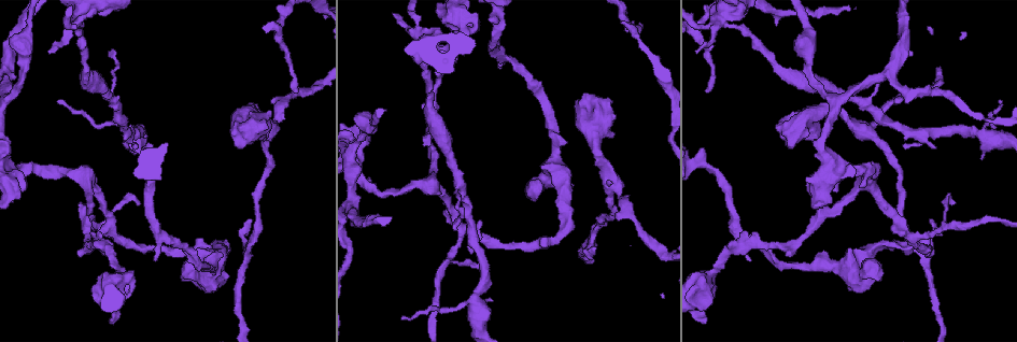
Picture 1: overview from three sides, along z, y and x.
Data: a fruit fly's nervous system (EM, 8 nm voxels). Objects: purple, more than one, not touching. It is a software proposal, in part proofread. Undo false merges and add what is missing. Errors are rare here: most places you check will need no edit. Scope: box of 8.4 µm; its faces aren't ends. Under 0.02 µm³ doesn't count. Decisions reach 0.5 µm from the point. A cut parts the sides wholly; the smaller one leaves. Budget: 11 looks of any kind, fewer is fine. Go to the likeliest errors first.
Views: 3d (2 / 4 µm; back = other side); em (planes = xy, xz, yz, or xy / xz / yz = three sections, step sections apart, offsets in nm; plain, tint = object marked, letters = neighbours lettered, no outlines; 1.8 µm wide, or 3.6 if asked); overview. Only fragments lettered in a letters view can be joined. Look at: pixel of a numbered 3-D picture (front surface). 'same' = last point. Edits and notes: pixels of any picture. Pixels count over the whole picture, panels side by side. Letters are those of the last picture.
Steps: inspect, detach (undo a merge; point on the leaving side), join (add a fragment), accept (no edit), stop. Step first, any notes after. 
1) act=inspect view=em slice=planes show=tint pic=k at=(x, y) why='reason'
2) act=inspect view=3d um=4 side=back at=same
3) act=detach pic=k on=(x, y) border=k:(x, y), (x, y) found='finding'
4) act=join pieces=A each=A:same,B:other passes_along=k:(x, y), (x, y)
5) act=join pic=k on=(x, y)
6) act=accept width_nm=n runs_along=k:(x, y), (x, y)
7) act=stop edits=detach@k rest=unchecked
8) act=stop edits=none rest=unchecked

act=inspect view=3d um=4 pic=1 at=(737, 28) why='four arms meet'

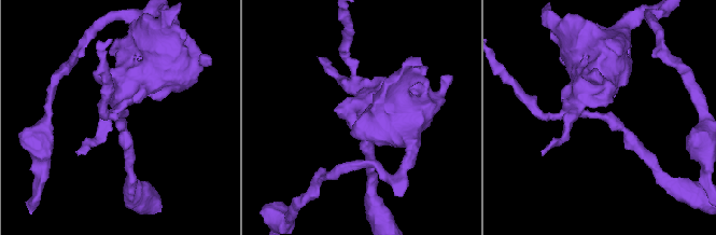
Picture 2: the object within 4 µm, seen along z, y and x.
act=inspect view=em slice=planes show=plain pic=2 at=(122, 117) arms=4 why='shape alone is not enough'

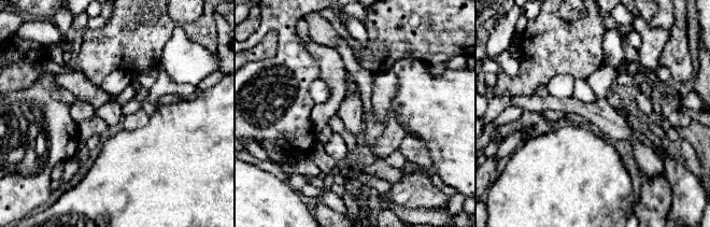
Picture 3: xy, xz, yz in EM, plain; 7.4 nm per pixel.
act=inspect view=em slice=planes show=letters at=same why='see the neighbours'

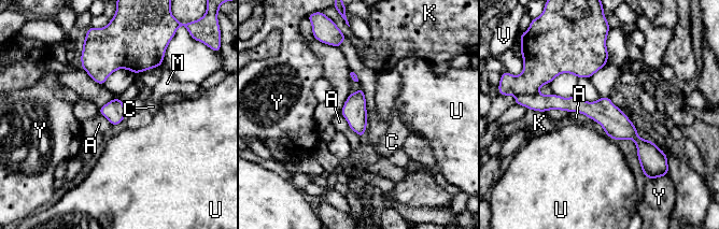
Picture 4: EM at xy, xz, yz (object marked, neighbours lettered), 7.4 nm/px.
act=detach pic=4 on=(539, 102) each=A:other,C:other,K:other,M:other,U:other,V:other,Y:other part_leaving=4:(535, 106), (603, 111), (652, 148) found='a second neuron is stuck on'

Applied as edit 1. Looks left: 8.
act=inspect view=em um=3.6 slice=planes show=tint pic=1 at=(604, 167) why='narrows sharply'

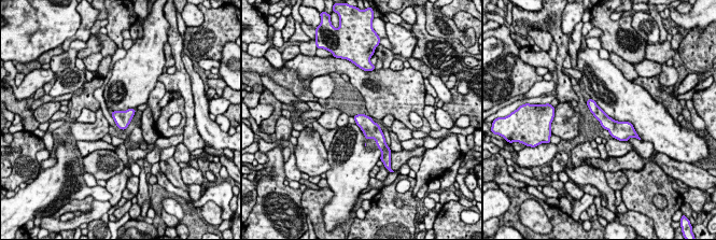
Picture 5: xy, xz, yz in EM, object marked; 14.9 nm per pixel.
act=inspect view=em um=3.6 slice=planes show=letters at=same

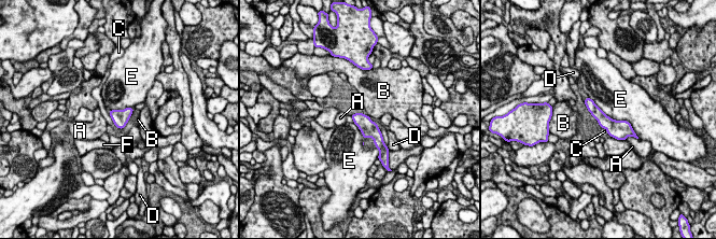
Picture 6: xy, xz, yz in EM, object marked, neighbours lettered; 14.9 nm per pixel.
act=accept width_nm=200 each=A:other,B:other,C:other,D:other,E:other,F:other found='one neuron here'

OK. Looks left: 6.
act=inspect view=3d um=4 pic=1 at=(459, 21) why='sudden change in width'

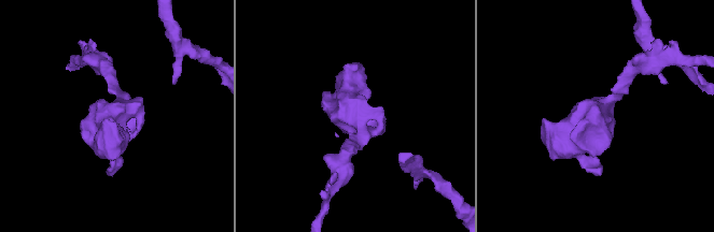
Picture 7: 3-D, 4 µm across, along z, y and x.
act=inspect view=em slice=xz step=4 show=plain pic=7 at=(593, 111) why='need the tissue'

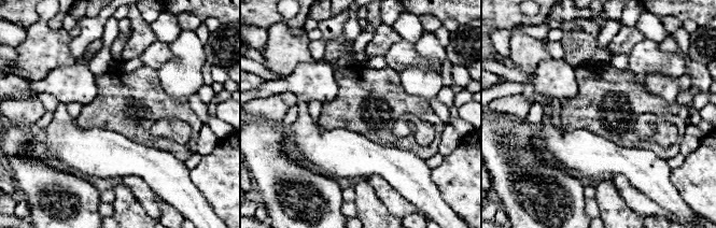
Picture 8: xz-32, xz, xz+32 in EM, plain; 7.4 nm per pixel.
act=inspect view=em slice=xz step=4 show=letters at=same

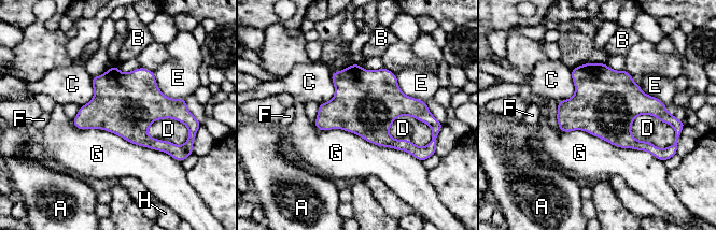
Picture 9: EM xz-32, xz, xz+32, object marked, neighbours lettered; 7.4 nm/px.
act=accept each=A:other,B:other,C:other,D:other,E:other,F:other,G:other,H:other border=9:(71, 120), (176, 160) found='one neuron here'

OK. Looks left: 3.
act=stop edits=detach@4 rest=unchecked

